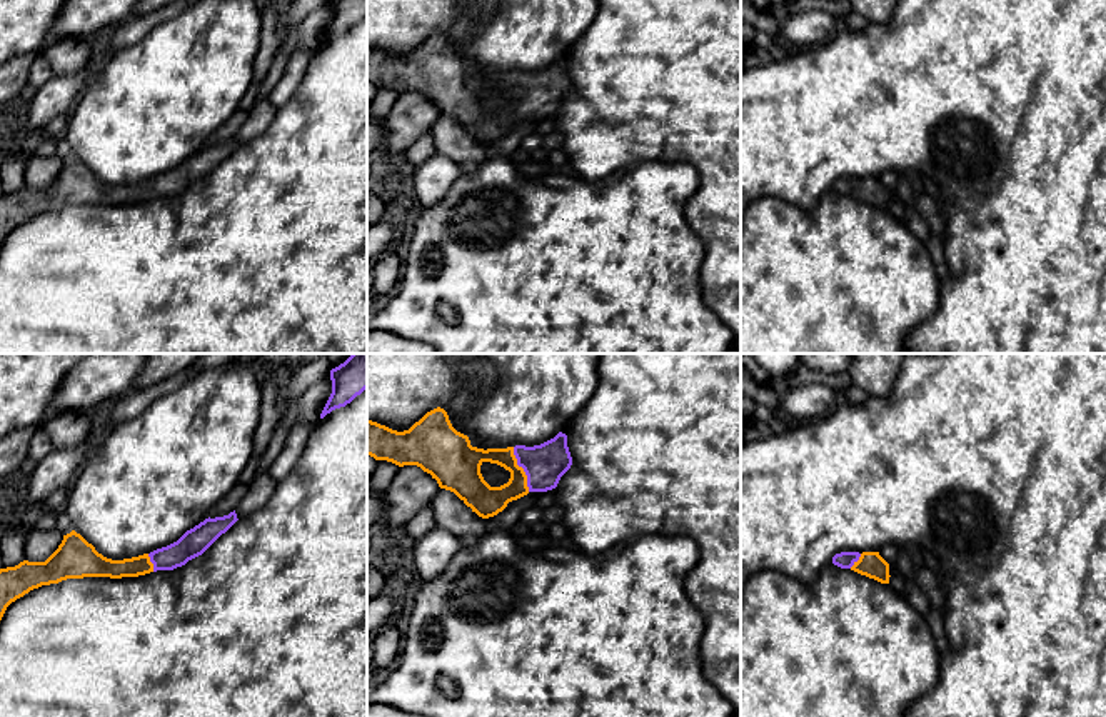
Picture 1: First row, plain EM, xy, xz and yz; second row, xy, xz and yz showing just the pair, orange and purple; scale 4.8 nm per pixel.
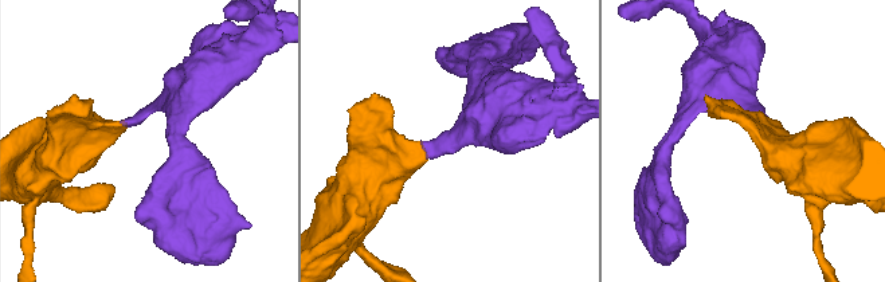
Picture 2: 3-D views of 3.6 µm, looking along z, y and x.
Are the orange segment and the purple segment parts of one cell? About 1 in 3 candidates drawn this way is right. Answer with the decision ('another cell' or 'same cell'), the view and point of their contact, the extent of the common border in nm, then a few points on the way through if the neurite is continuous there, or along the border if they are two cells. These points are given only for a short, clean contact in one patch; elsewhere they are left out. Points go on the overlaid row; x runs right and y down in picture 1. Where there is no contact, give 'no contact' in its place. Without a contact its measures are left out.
same cell | xz (522, 469) | 240 nm | across xz (486, 501), (502, 496), (522, 469), (539, 469), (544, 464)

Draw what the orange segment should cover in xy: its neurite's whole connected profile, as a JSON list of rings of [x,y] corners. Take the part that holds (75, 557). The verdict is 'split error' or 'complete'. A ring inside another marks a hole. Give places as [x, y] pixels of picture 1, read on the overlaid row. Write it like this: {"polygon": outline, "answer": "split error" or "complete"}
{"polygon": [[[235,510],[224,517],[205,519],[187,530],[177,542],[132,559],[103,557],[80,534],[63,535],[58,549],[45,562],[23,560],[0,569],[0,620],[7,607],[42,585],[83,577],[138,577],[157,570],[173,570],[202,555],[237,522]]], "answer": "split error"}

